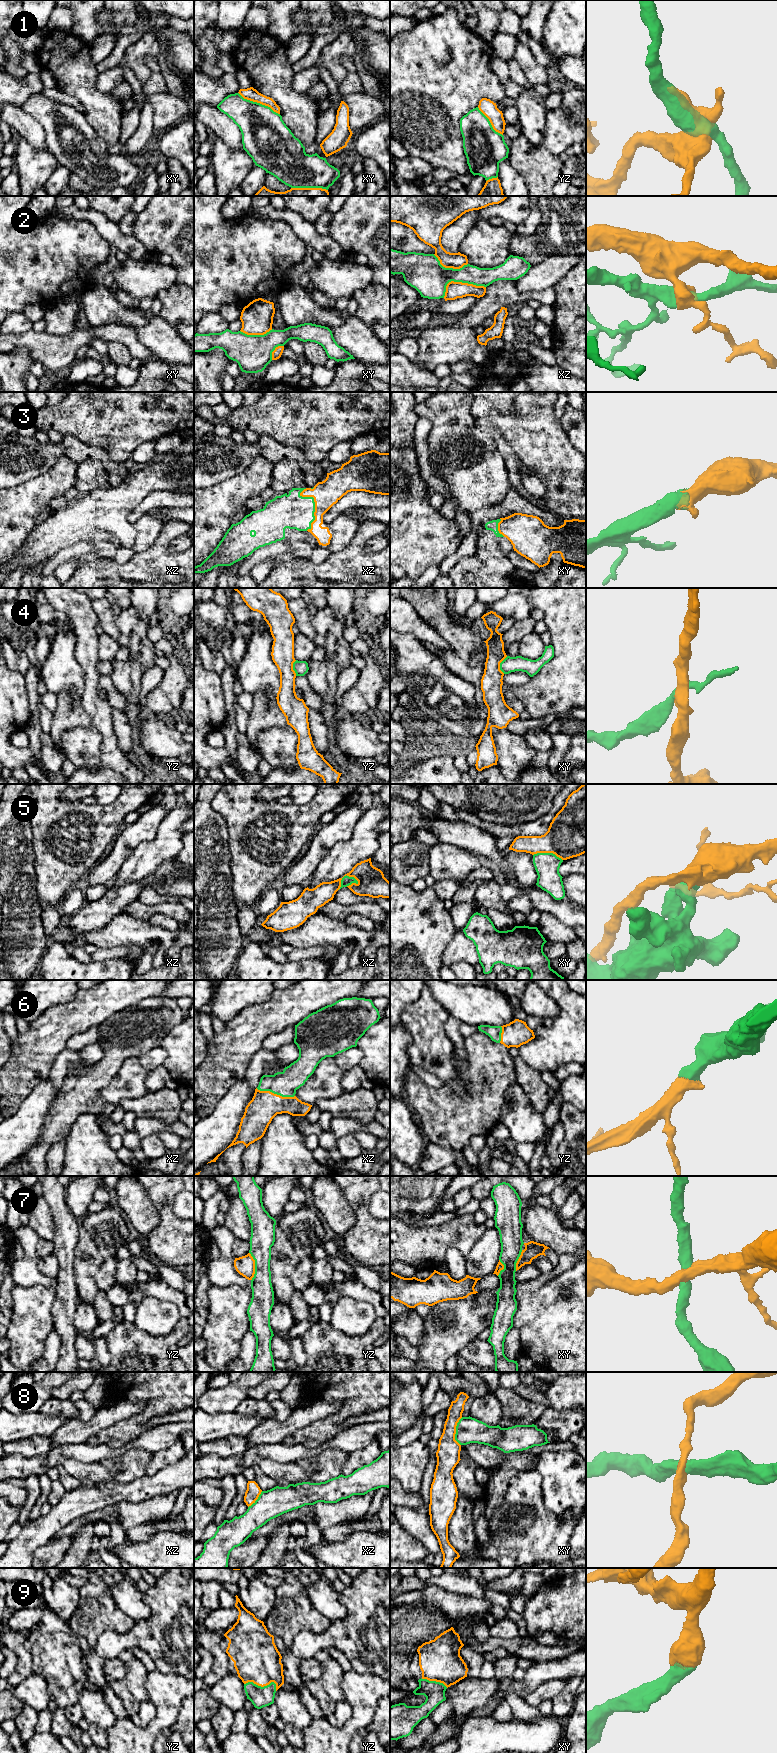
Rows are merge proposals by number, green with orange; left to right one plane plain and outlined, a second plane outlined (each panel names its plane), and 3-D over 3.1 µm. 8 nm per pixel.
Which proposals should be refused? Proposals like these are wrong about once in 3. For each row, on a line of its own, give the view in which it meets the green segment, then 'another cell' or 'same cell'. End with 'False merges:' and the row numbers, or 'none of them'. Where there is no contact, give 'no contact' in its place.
1: meets green in xy; another cell
2: meets green in xz; another cell
3: meets green in xz; same cell
4: meets green in xy; another cell
5: meets green in xz; another cell
6: meets green in xz; same cell
7: meets green in yz; another cell
8: meets green in xy; another cell
9: meets green in yz; same cell
False merges: 1, 2, 4, 5, 7, 8

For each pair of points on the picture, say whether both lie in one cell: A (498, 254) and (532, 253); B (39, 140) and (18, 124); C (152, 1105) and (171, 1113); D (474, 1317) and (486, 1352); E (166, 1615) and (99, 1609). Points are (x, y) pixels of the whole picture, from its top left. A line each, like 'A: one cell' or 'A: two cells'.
A: two cells
B: one cell
C: one cell
D: two cells
E: two cells

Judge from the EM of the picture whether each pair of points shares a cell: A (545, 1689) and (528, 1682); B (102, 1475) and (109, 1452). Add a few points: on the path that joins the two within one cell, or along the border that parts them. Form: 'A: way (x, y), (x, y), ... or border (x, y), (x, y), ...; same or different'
A: border (560, 1678), (554, 1678), (541, 1683), (524, 1698); different
B: border (76, 1459), (82, 1462), (99, 1462); different

